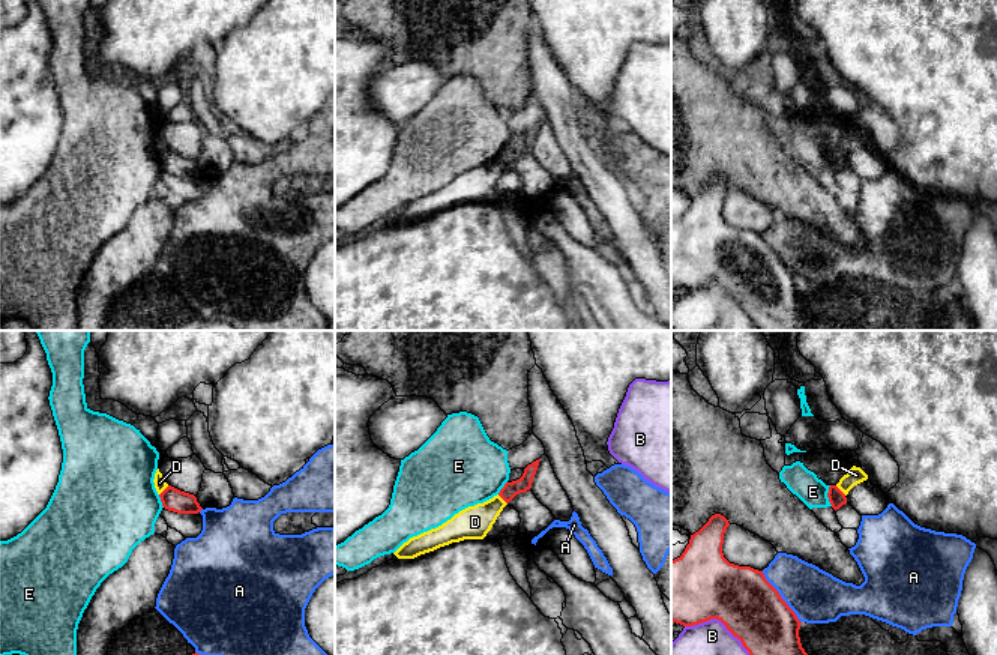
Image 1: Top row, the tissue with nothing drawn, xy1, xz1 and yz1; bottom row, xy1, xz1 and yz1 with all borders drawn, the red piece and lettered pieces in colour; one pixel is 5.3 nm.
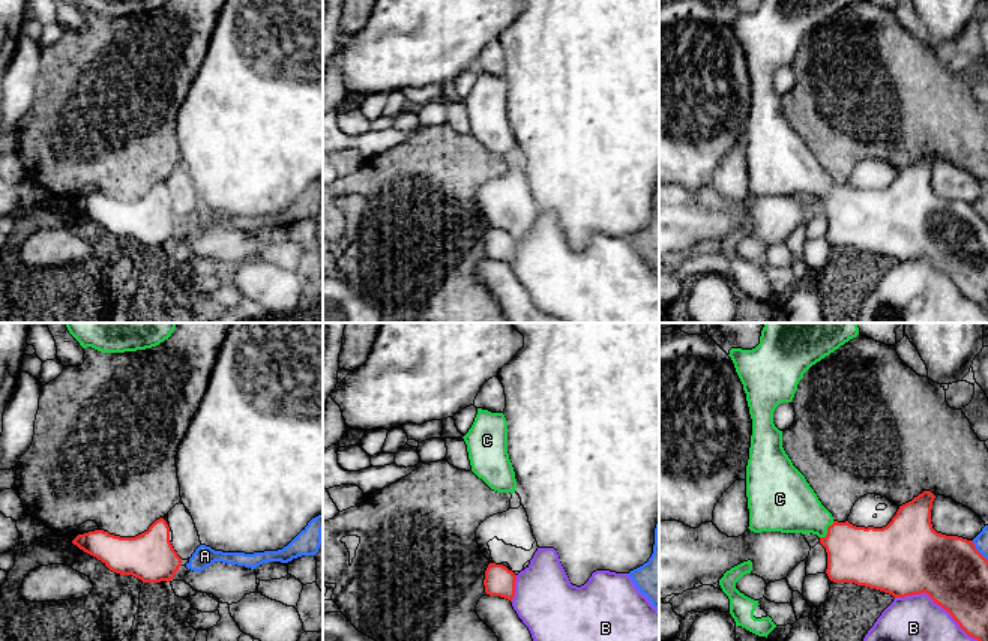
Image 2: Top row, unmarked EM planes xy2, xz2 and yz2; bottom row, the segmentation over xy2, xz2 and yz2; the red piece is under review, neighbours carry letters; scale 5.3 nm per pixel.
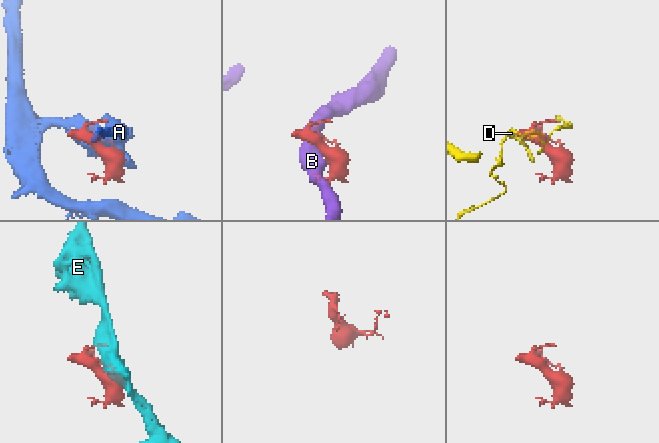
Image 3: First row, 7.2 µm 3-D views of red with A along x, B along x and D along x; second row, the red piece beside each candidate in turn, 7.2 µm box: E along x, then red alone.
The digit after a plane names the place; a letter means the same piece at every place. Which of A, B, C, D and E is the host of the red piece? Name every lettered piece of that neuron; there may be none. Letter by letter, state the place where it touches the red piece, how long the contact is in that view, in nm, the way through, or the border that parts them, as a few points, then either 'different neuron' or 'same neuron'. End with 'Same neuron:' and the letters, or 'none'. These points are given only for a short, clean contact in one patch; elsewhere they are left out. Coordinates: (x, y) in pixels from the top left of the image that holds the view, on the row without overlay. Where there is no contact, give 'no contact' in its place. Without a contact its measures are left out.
A: contact yz1 (780, 260); length 360 nm; different neuron
B: contact yz2 (942, 270); length 550 nm; different neuron
C: contact yz2 (828, 194); length 120 nm; way yz2 (864, 219), (828, 194), (816, 182), (789, 168); same neuron
D: contact yz1 (840, 153); length 80 nm; different neuron
E: contact yz1 (828, 159); length 110 nm; border yz1 (829, 149), (828, 159), (832, 169); different neuron
Same neuron: C

